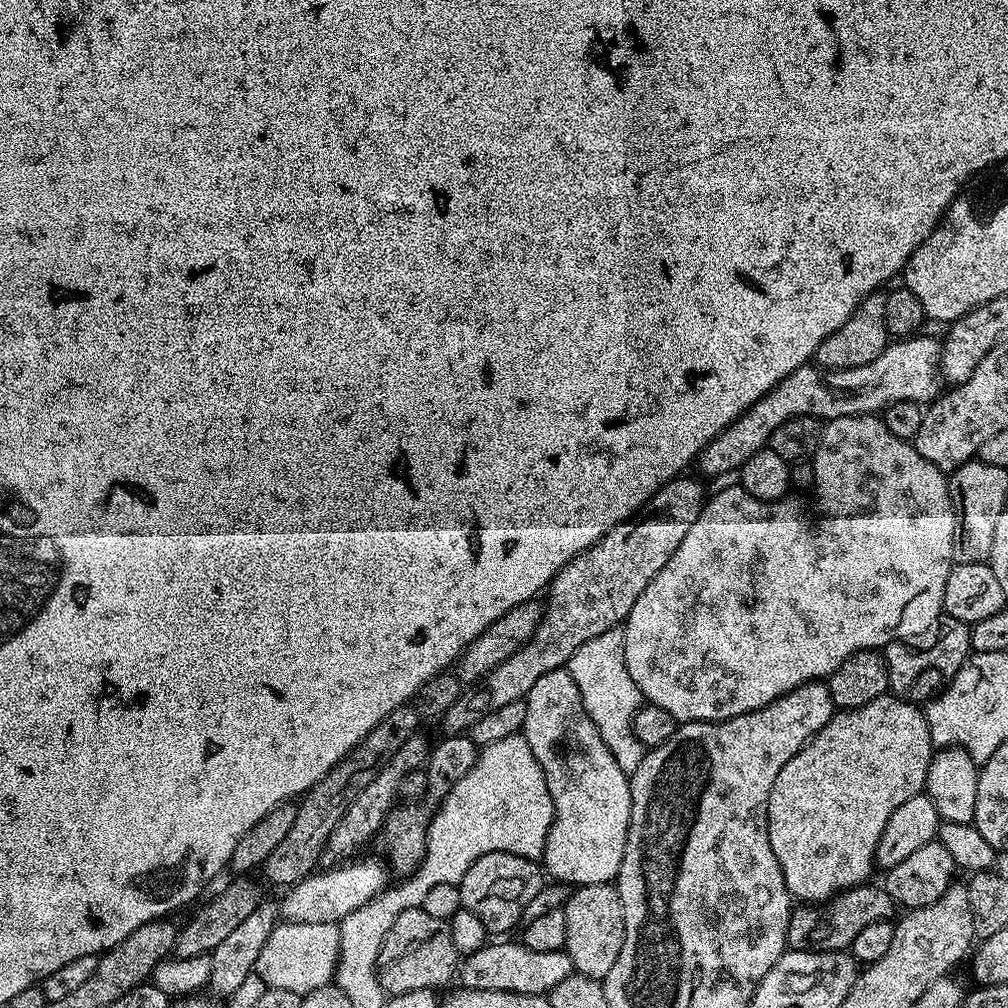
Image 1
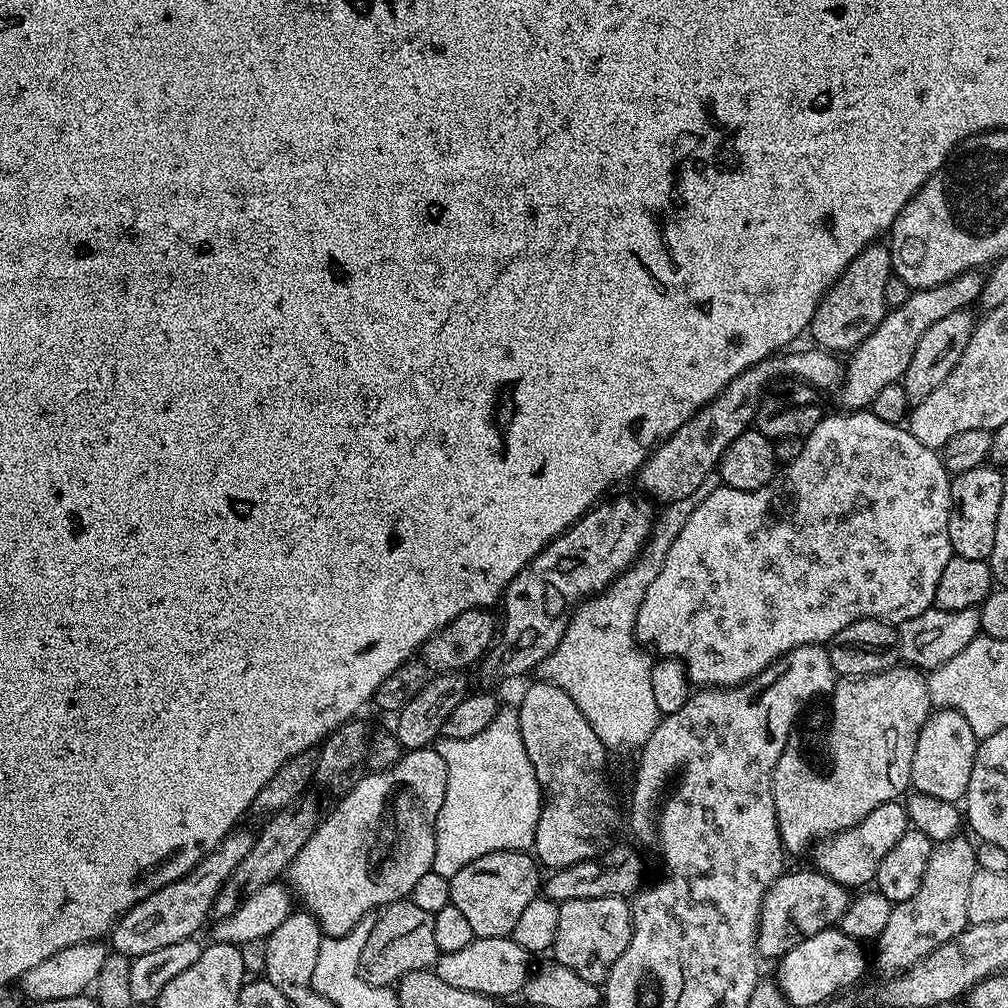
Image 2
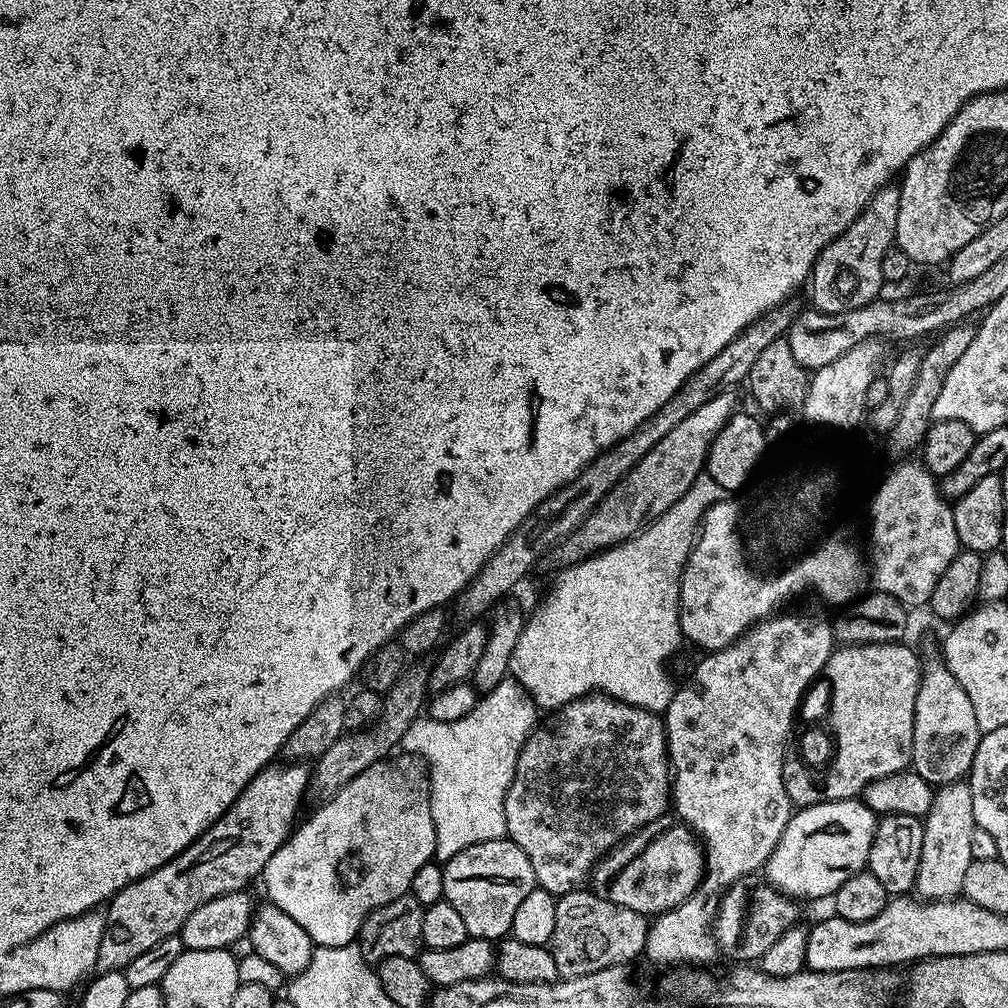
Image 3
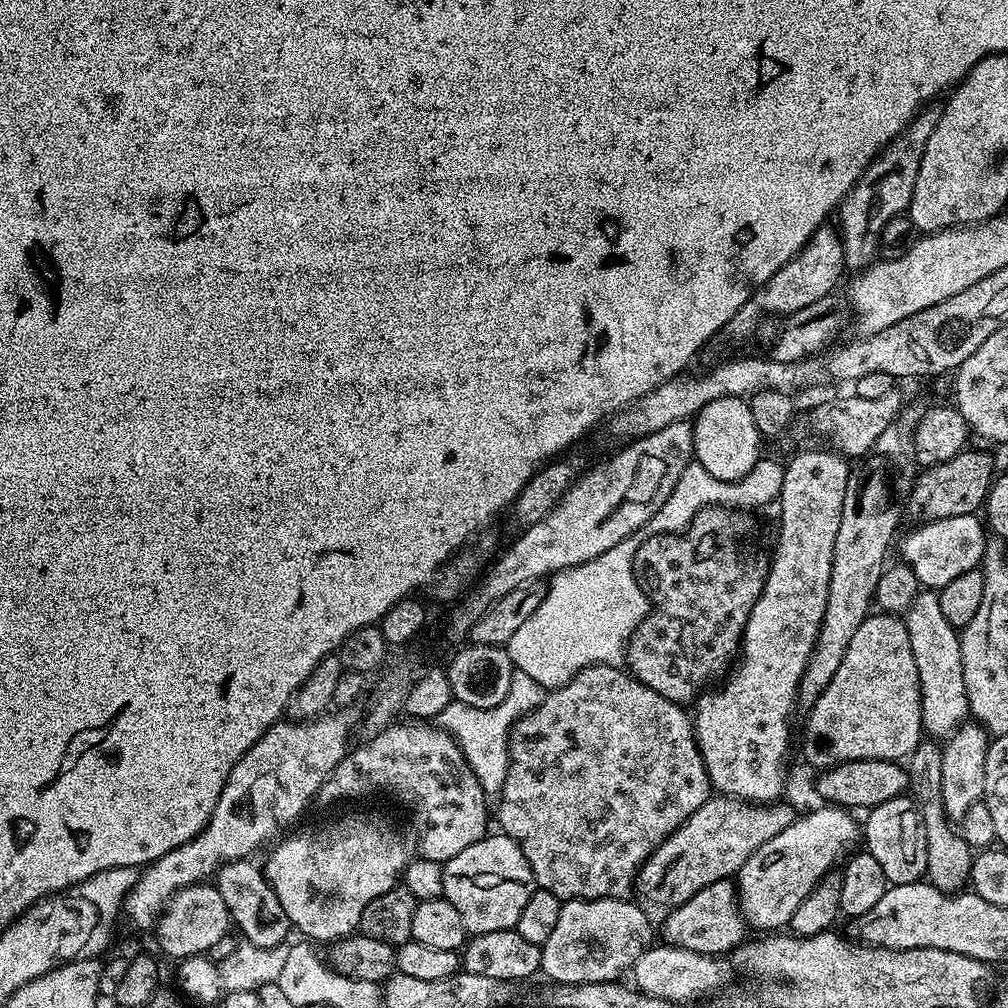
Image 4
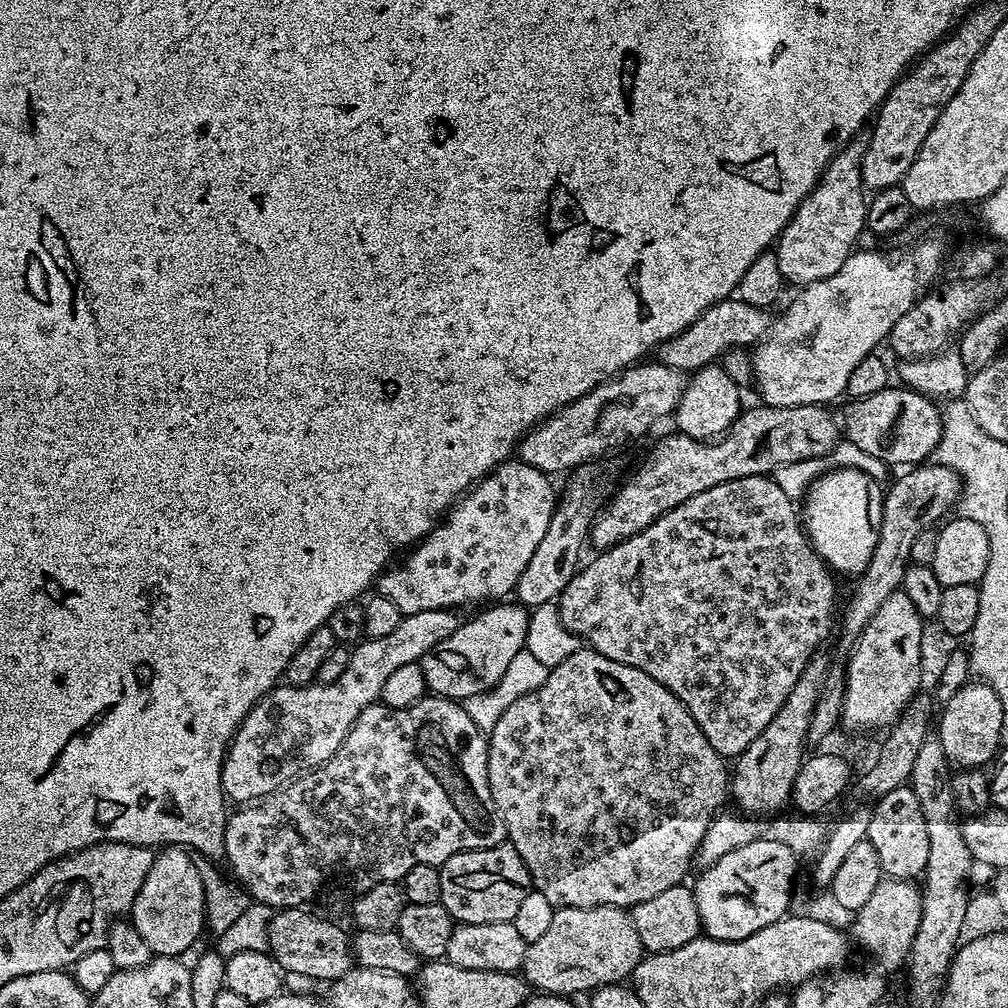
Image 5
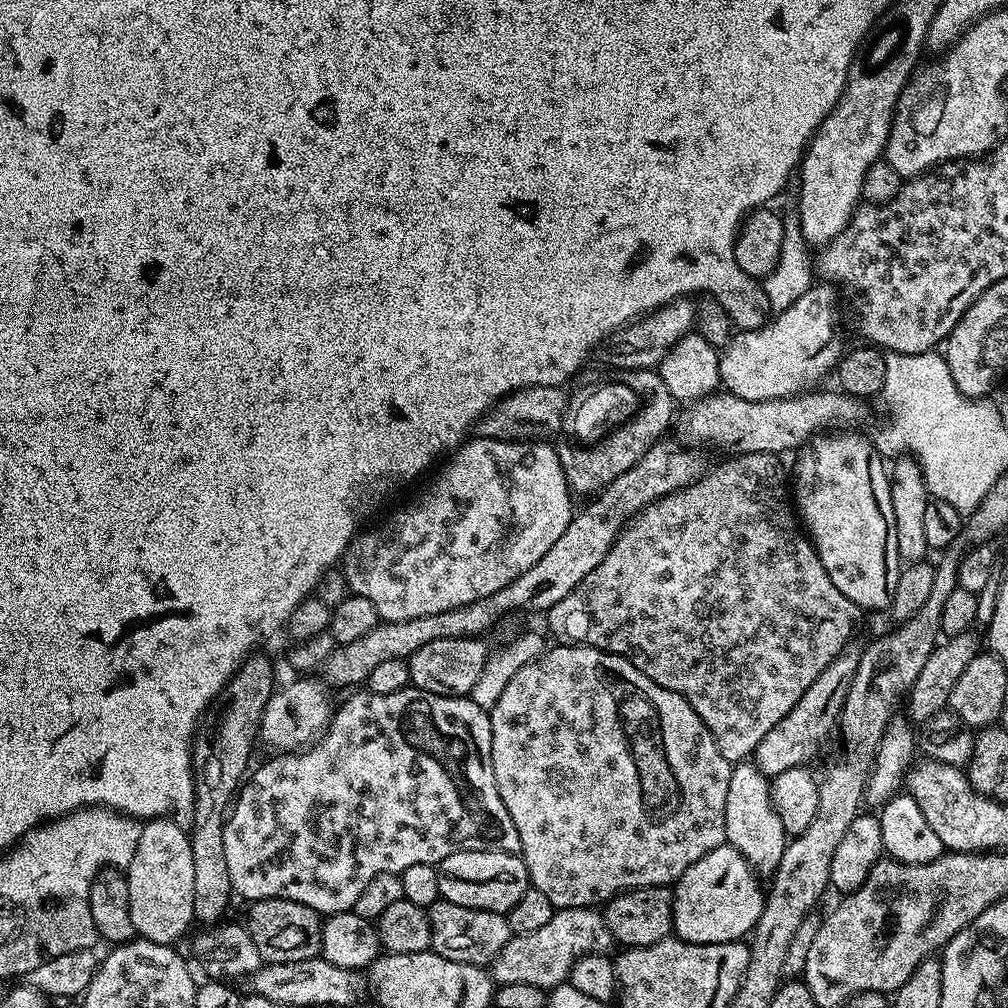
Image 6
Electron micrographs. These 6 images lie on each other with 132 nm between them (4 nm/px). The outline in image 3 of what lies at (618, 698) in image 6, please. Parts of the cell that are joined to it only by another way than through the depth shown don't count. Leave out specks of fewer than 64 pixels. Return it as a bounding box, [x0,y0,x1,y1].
[504,694,672,898]

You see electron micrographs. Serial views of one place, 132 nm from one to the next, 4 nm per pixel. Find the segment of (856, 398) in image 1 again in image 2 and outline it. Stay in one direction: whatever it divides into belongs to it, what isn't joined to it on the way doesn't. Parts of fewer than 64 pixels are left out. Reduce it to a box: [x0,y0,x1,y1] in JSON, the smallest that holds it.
[638,346,846,502]

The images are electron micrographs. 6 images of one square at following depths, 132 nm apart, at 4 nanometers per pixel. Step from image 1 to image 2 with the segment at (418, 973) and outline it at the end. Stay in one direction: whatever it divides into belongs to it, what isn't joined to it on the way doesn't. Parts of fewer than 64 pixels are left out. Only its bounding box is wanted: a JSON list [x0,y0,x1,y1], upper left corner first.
[360,898,442,988]

